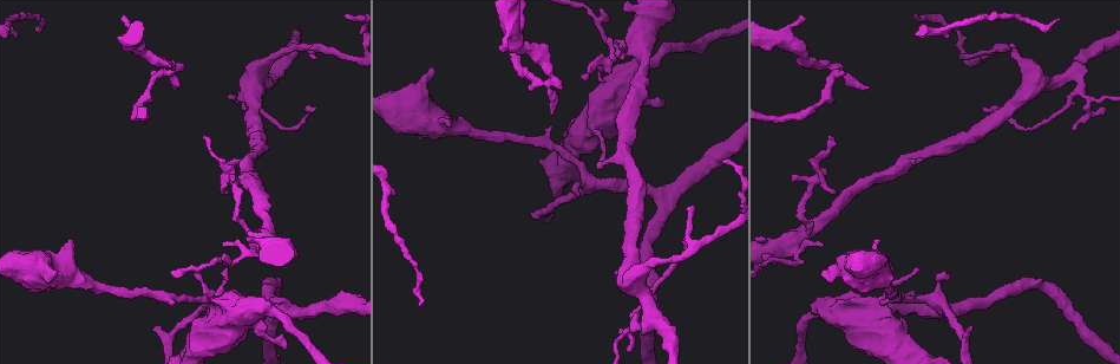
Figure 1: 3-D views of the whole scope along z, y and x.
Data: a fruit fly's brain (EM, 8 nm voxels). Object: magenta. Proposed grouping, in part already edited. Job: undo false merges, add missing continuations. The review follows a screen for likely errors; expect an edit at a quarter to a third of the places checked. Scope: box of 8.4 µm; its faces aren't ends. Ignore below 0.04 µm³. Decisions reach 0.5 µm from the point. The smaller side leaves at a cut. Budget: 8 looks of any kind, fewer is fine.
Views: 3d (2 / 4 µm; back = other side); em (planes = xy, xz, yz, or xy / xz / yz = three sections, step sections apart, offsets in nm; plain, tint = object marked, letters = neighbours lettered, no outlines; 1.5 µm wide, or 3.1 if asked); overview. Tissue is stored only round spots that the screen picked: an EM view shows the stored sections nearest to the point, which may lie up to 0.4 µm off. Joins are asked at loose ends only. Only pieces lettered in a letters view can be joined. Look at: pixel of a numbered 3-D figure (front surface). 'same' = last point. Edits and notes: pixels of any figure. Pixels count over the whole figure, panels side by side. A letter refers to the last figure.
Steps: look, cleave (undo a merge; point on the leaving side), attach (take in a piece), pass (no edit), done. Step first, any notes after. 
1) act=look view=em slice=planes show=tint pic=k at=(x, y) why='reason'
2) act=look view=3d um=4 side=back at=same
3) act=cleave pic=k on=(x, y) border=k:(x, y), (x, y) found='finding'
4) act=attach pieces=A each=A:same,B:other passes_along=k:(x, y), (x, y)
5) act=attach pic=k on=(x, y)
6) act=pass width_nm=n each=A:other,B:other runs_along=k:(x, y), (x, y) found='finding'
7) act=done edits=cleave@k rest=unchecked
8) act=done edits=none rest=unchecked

act=look view=em slice=yz step=4 show=letters pic=1 at=(804, 22) why='branch stops here'

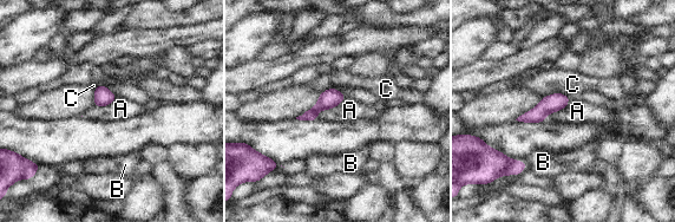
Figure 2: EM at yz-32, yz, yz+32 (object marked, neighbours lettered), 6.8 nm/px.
act=look view=em slice=planes show=letters at=same why='cut it another way'

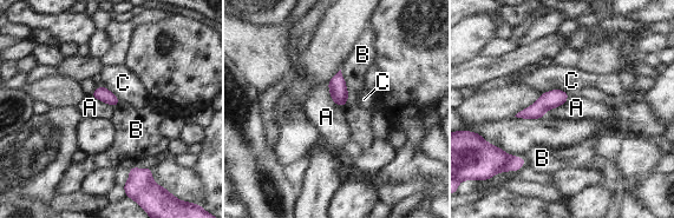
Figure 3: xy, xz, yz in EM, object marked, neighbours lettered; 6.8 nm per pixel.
act=pass each=A:other,B:other,C:other border=3:(569, 96), (543, 116) found='no lettered piece goes on from it'

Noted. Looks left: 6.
act=look view=em slice=planes show=plain pic=1 at=(791, 178) why='an open end'

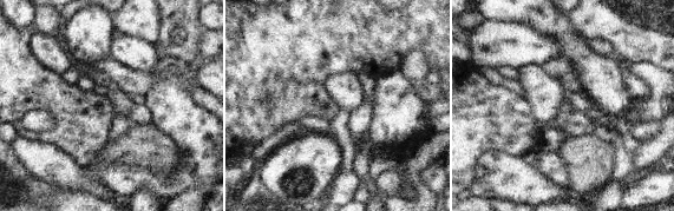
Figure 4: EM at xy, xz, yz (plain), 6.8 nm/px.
act=look view=em slice=planes show=tint at=same

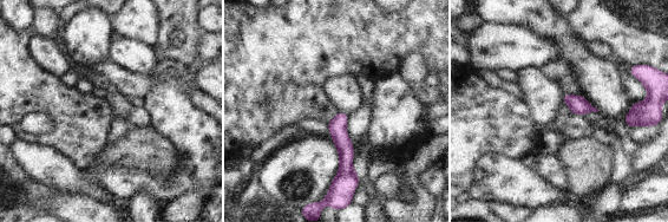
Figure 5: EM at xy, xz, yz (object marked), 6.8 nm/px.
act=look view=em slice=planes show=letters at=same why='what lies round it'

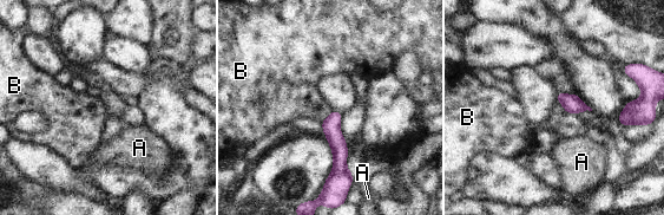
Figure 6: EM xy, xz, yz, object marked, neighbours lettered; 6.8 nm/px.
act=pass longest_contact=B:170nm each=A:other,B:other found='none of them fits'

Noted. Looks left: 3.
act=look view=3d um=4 pic=1 at=(200, 276) why='tapers out'

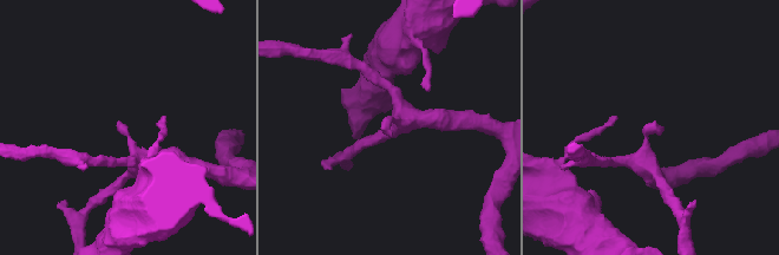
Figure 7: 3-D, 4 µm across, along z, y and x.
act=look view=em slice=yz step=8 show=letters pic=7 at=(125, 125) why='now the EM'

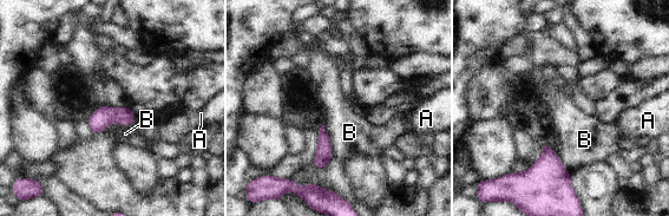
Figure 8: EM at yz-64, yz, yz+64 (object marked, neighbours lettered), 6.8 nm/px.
act=look view=em slice=planes show=letters at=same why='cut it another way'

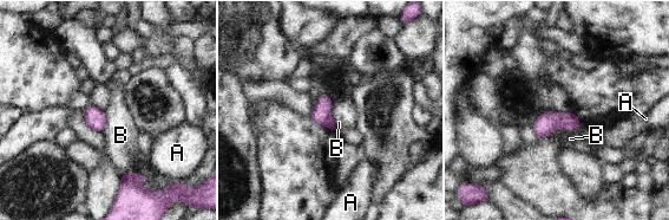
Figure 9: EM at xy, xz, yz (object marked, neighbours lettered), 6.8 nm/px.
act=pass each=A:other,B:other border=9:(581, 125), (551, 133) found='no lettered piece goes on from it'

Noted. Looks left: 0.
act=done edits=none rest=unchecked

